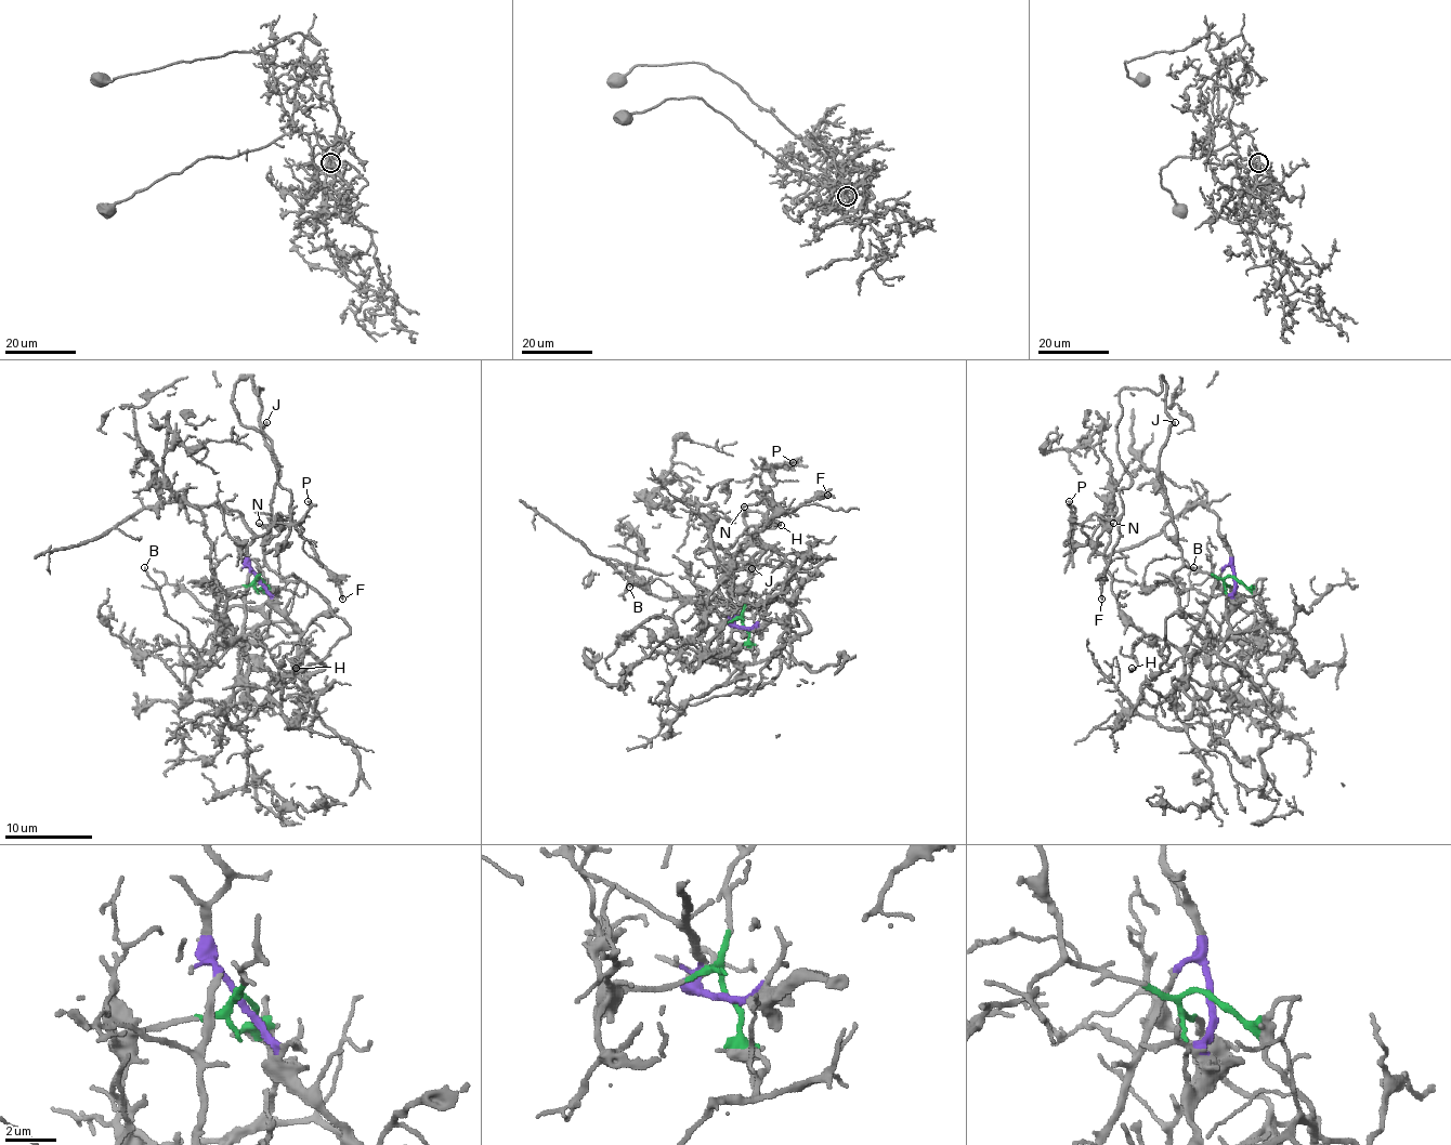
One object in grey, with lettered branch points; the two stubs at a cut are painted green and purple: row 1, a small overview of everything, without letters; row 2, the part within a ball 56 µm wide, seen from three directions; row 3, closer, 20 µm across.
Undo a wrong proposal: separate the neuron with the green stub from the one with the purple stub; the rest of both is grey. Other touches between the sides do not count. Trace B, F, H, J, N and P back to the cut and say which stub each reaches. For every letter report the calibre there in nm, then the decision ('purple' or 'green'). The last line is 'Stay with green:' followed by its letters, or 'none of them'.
B: 120 nm thick; green
F: 130 nm thick; green
H: 110 nm thick; purple
J: 150 nm thick; green
N: 150 nm thick; green
P: 200 nm thick; green
Stay with green: B, F, J, N, P

